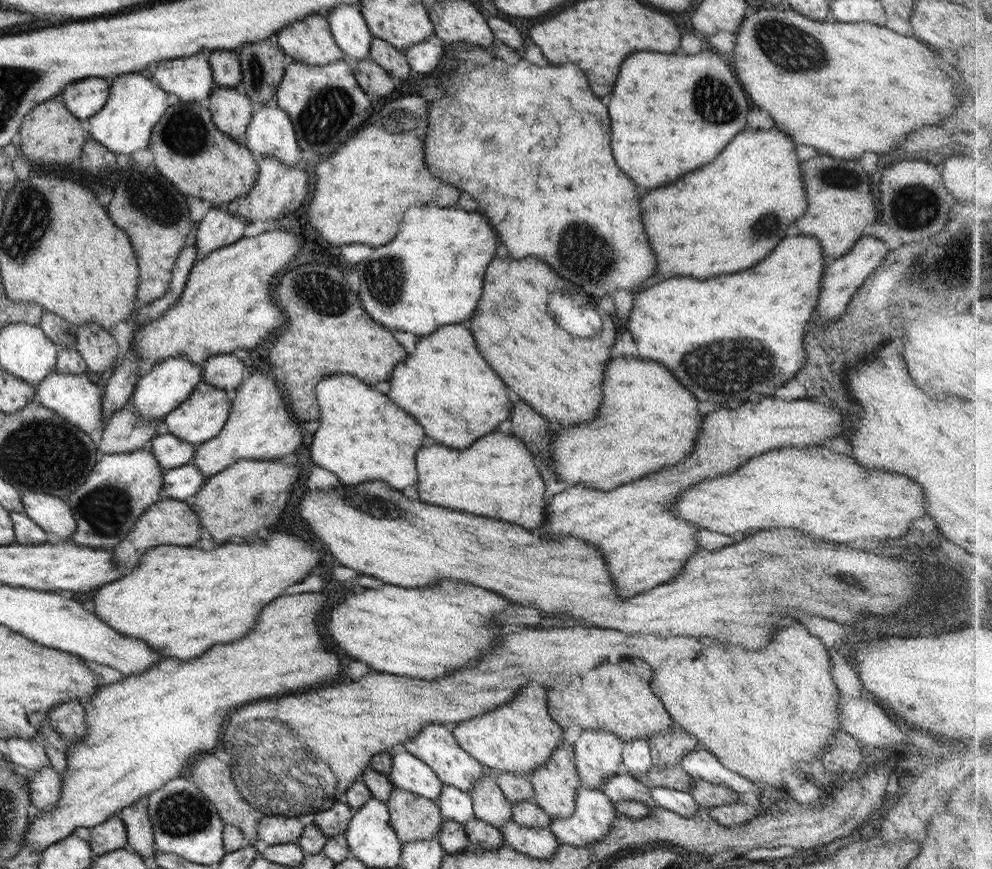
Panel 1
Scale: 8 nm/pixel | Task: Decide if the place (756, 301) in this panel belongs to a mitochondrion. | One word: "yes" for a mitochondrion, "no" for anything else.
no

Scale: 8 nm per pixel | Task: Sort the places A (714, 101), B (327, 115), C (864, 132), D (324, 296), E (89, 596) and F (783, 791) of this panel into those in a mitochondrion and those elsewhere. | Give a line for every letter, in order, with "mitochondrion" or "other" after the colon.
A: mitochondrion
B: mitochondrion
C: other
D: mitochondrion
E: other
F: other

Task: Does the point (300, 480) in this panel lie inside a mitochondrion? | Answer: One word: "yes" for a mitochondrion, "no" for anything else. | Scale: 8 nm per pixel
no

